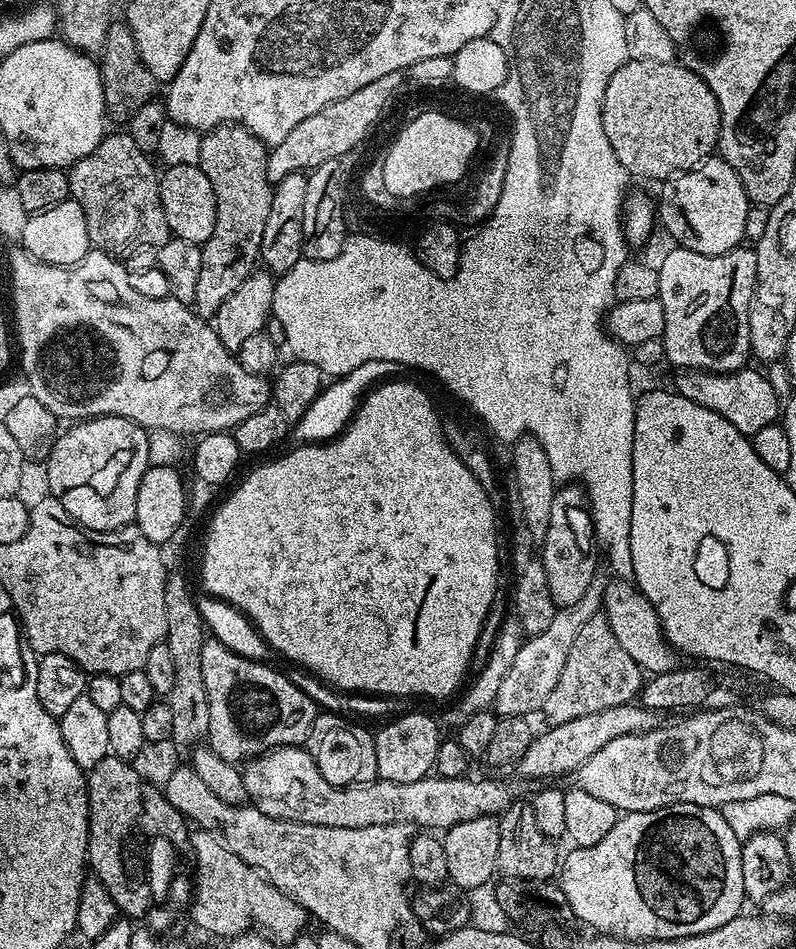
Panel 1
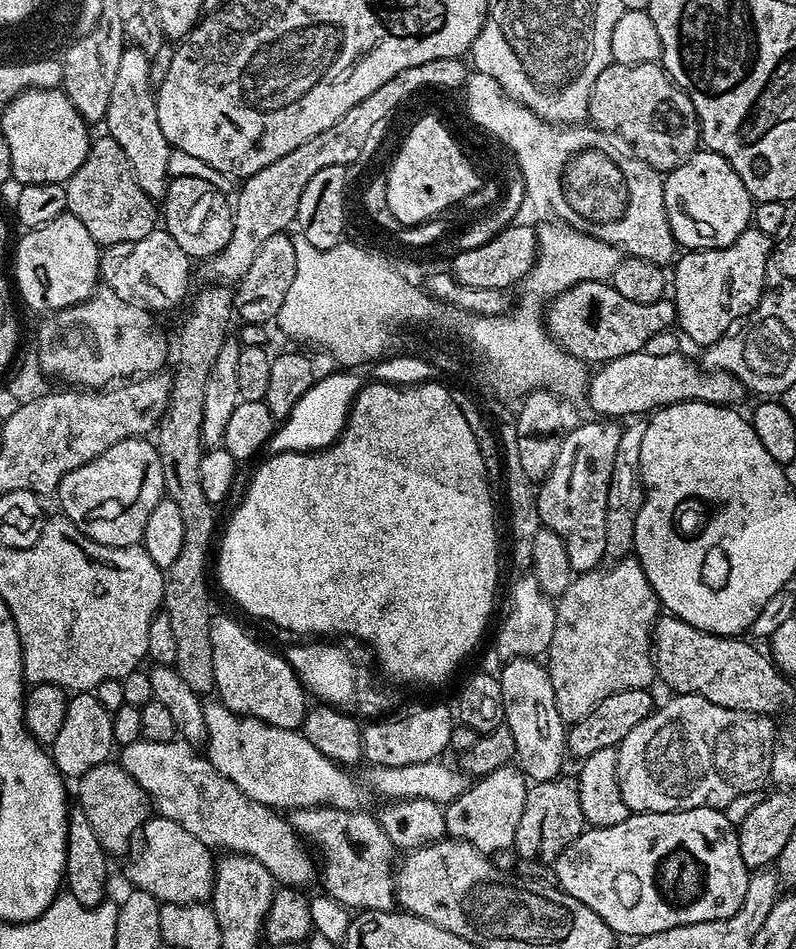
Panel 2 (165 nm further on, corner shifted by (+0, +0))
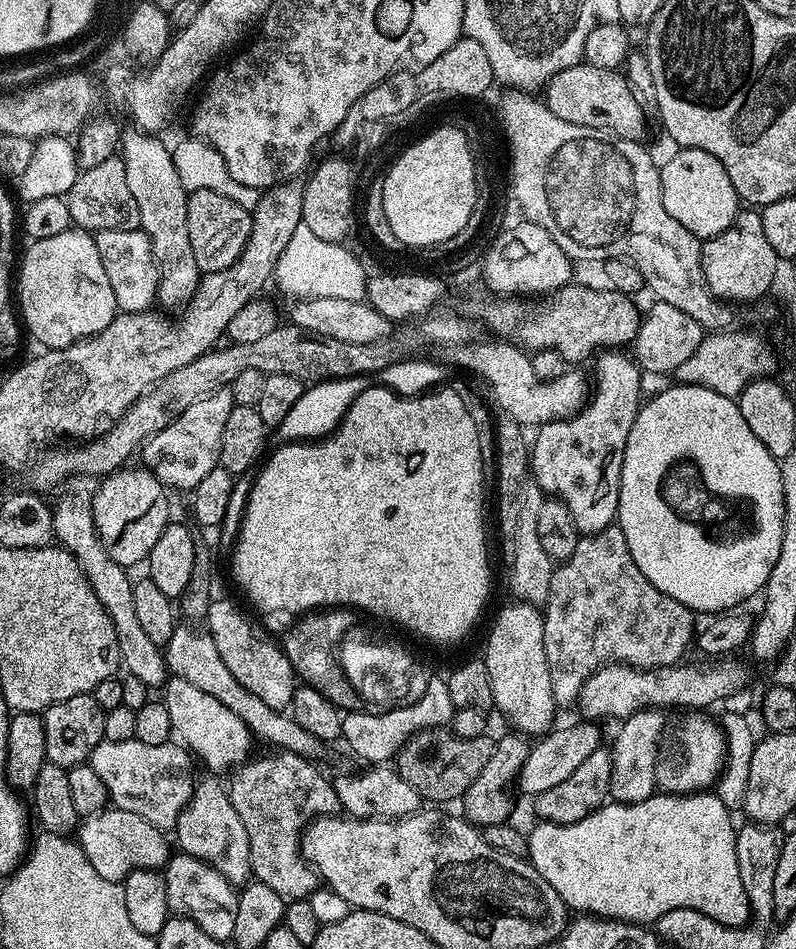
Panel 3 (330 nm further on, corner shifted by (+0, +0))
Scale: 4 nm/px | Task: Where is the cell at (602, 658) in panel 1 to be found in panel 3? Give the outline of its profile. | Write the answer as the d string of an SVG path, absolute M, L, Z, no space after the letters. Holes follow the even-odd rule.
M618 526L581 535L578 546L574 546L574 554L553 567L550 594L547 604L543 605L542 615L550 684L554 686L554 698L560 706L575 705L585 682L606 664L661 668L681 663L685 659L684 651L688 643L693 643L698 628L692 609L670 598L670 594L662 594L662 590L658 590L658 586L638 570L638 562L634 562L634 554L630 554L630 546L626 546L626 534L622 534Z

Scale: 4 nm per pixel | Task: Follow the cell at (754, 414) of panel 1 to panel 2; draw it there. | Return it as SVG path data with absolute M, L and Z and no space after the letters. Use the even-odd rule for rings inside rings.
M683 351L657 358L654 354L635 352L608 360L591 373L586 389L588 404L600 418L623 418L632 414L651 414L661 406L701 400L707 404L739 405L746 389L734 374L702 370L699 363L684 357Z

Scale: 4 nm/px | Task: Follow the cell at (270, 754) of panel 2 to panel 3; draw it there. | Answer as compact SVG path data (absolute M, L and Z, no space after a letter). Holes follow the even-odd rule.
M169 675L162 685L162 702L166 706L166 714L170 714L170 726L175 739L196 759L203 762L207 771L220 772L239 767L249 759L249 750L254 745L254 737L234 710L222 706L210 694L198 690L198 686L186 682L186 678Z

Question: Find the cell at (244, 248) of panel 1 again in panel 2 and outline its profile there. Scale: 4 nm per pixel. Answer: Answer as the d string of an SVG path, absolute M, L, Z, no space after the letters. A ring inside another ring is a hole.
M204 286L200 293L196 296L196 301L192 304L192 310L189 312L188 317L184 320L184 325L180 328L180 337L174 340L174 360L176 356L176 372L171 373L172 377L172 389L170 390L170 398L168 399L168 408L164 411L164 417L160 419L160 423L154 433L154 443L156 445L156 452L160 456L162 462L162 478L164 479L164 491L167 499L174 502L174 506L178 506L178 514L182 514L182 550L178 554L178 559L174 561L174 566L170 566L166 569L166 575L164 578L164 602L162 610L170 618L170 627L174 629L174 643L178 650L178 658L174 665L176 673L182 678L182 682L186 682L186 686L190 686L190 690L194 690L198 694L205 694L204 692L211 693L215 689L216 683L214 682L214 654L210 650L210 622L214 615L214 609L208 605L208 572L210 576L210 556L208 560L208 551L213 551L214 537L218 532L218 524L216 528L216 512L217 509L206 498L206 494L202 494L202 474L198 470L198 466L202 466L202 458L205 454L204 439L202 438L202 398L206 394L206 378L210 378L210 366L214 366L214 358L218 358L218 350L222 350L225 340L229 339L230 332L228 332L228 323L234 320L234 292L231 287L228 286Z

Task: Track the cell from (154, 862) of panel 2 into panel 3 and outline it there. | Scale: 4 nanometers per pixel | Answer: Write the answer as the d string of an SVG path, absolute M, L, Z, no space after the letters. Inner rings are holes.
M115 806L105 807L103 812L92 812L83 817L78 825L78 843L86 854L90 866L98 870L106 882L122 882L131 872L160 870L168 863L170 840L163 831L155 828L138 814Z

